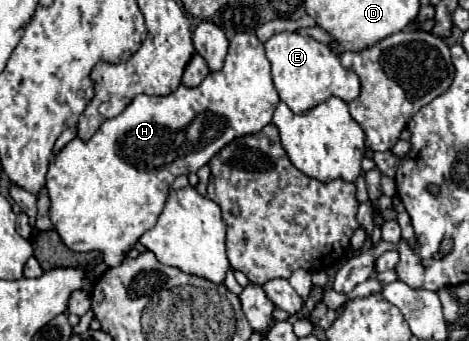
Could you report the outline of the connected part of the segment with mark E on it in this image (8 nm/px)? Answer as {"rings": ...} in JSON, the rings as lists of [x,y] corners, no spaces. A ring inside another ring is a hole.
{"rings":[[[279,32],[265,42],[265,52],[273,70],[273,84],[279,98],[297,114],[321,104],[329,96],[337,96],[351,102],[359,96],[359,76],[353,70],[341,66],[339,56],[325,44],[303,36],[299,32]]]}

